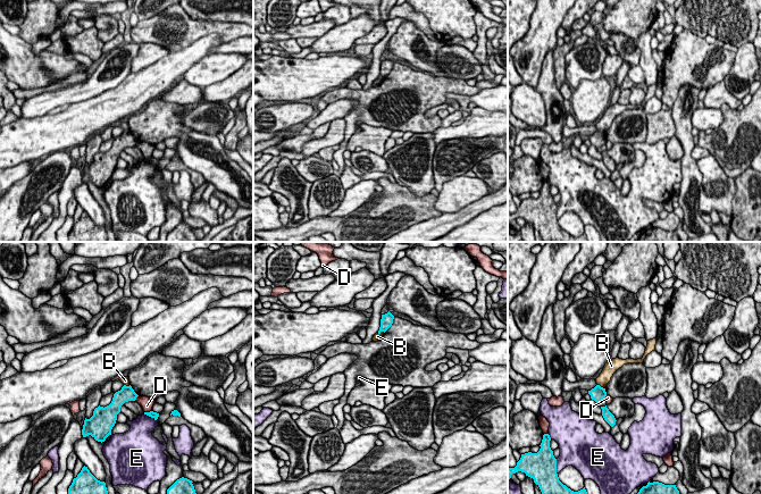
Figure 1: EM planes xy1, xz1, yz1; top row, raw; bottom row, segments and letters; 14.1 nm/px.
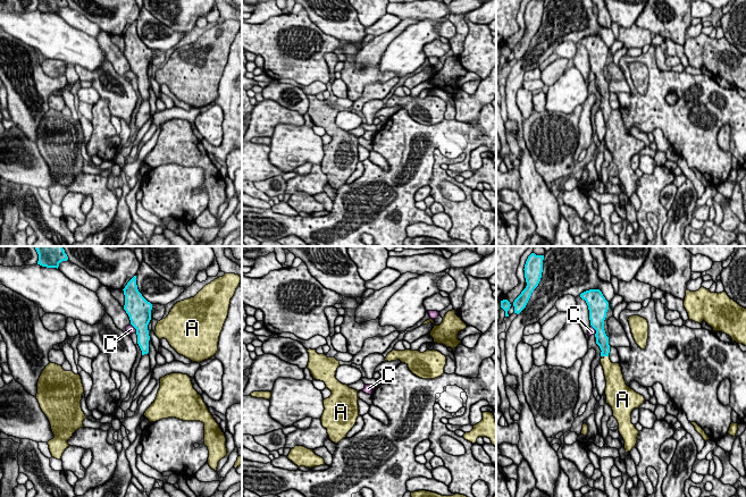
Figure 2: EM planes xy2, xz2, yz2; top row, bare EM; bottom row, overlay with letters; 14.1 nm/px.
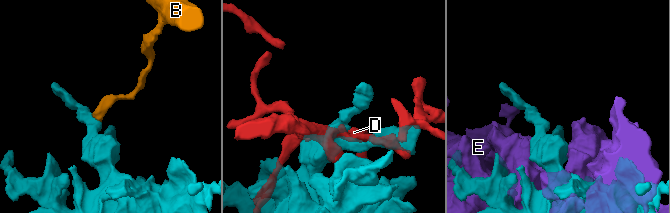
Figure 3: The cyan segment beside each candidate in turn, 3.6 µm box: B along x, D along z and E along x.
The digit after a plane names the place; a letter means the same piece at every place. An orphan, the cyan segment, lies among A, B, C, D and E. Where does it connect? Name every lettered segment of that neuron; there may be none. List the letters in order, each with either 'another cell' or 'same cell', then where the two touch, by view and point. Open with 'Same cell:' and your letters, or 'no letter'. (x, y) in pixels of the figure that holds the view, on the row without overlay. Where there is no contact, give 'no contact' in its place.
Same cell: A
A: same cell; contact yz2 (606, 101)
B: another cell; contact yz1 (600, 132)
C: another cell; contact xy2 (134, 73)
D: another cell; contact xy1 (136, 142)
E: another cell; contact yz1 (555, 212)

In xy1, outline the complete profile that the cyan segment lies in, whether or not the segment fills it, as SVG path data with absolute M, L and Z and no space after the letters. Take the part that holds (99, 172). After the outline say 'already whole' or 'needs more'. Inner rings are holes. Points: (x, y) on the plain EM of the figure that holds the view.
M124 131L120 136L114 140L112 146L107 152L98 152L90 165L84 166L82 181L91 181L98 187L104 187L111 181L111 175L116 169L117 160L125 148L135 146L139 141L132 132Z | already whole

